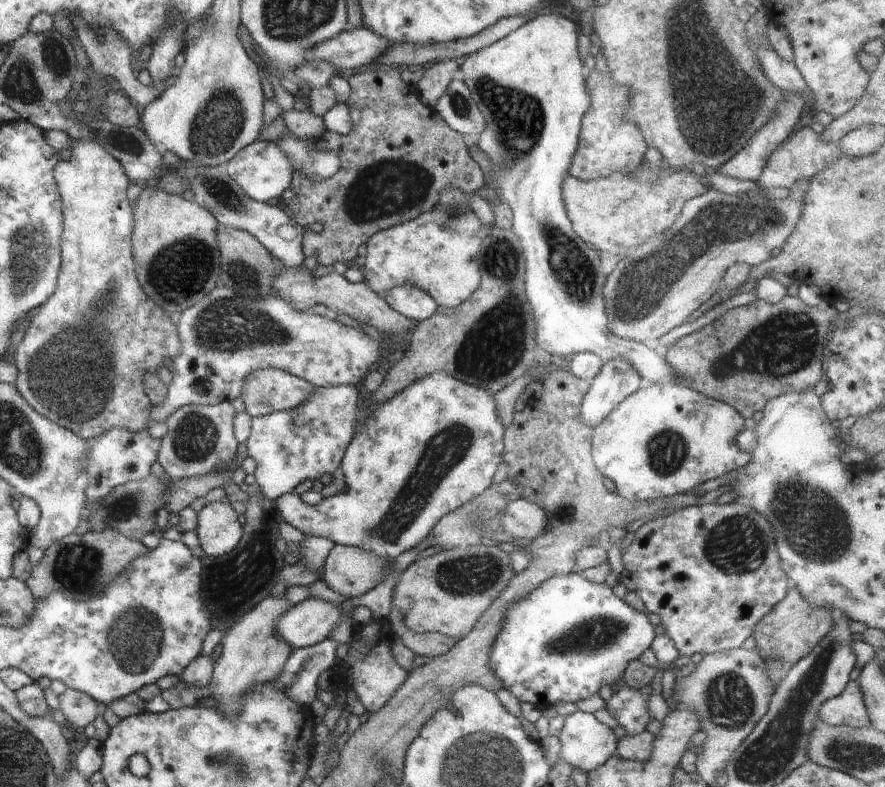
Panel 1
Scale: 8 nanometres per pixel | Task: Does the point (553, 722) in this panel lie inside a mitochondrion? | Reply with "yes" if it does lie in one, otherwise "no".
no

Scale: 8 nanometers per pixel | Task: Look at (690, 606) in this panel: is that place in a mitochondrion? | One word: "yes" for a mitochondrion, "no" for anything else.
no

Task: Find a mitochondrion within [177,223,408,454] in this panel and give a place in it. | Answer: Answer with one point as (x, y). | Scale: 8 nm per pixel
(229, 324)

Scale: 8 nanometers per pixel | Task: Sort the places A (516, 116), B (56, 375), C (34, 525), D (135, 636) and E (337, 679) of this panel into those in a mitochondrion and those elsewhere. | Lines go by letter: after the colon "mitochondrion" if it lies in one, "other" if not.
A: mitochondrion
B: mitochondrion
C: other
D: mitochondrion
E: other

